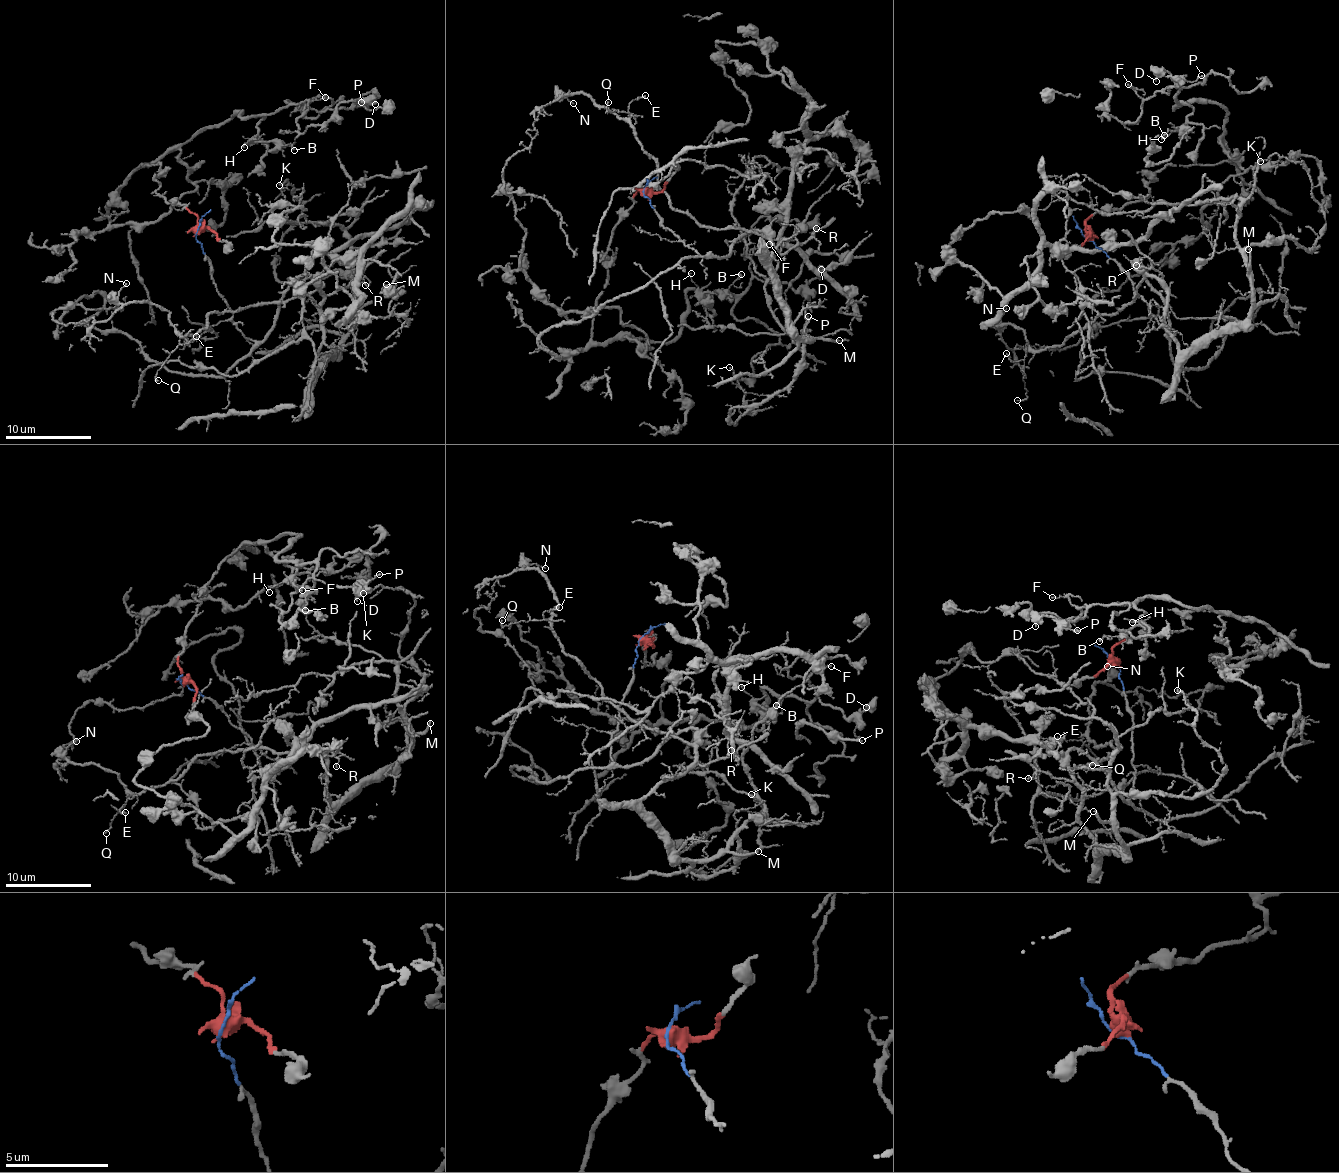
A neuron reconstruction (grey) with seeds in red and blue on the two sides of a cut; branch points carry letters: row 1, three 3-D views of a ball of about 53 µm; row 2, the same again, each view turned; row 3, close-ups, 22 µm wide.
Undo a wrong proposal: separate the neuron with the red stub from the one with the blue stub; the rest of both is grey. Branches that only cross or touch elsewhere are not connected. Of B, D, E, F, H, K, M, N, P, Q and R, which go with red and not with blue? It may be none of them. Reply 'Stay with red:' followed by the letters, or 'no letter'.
Stay with red: B, D, F, H, P

